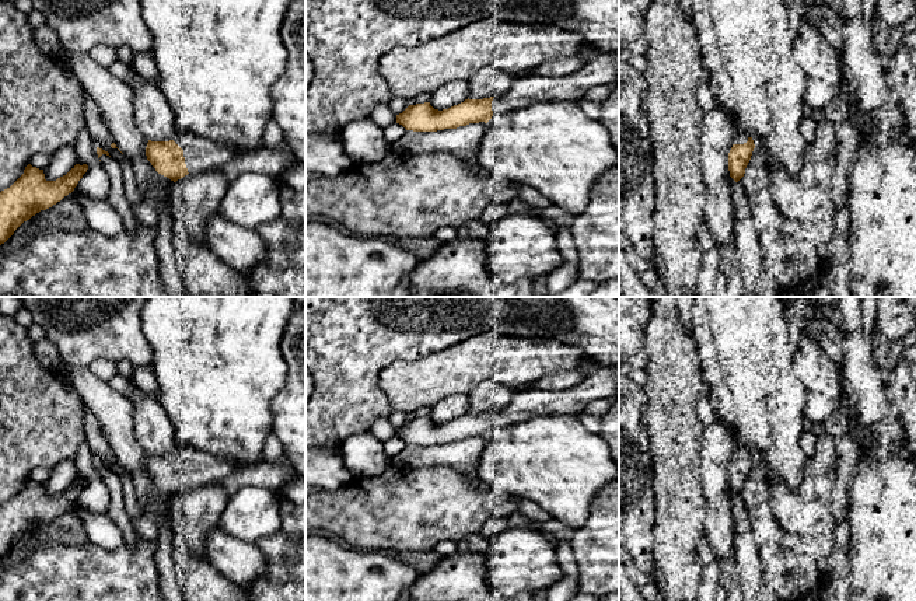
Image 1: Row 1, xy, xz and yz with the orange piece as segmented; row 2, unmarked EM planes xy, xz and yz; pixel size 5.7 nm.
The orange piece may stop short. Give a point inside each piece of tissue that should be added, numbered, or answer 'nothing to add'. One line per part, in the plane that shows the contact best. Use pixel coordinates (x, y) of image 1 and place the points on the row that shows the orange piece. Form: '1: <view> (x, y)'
1: xy (200, 154)

